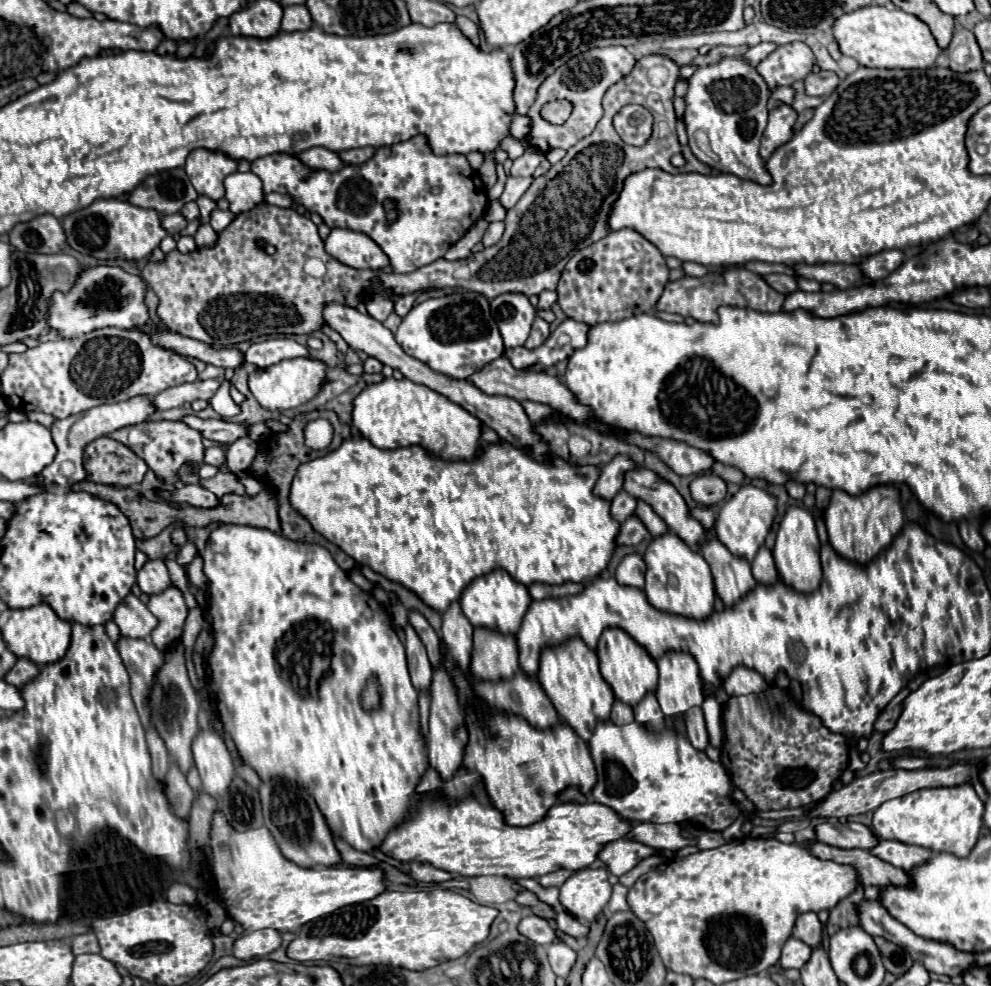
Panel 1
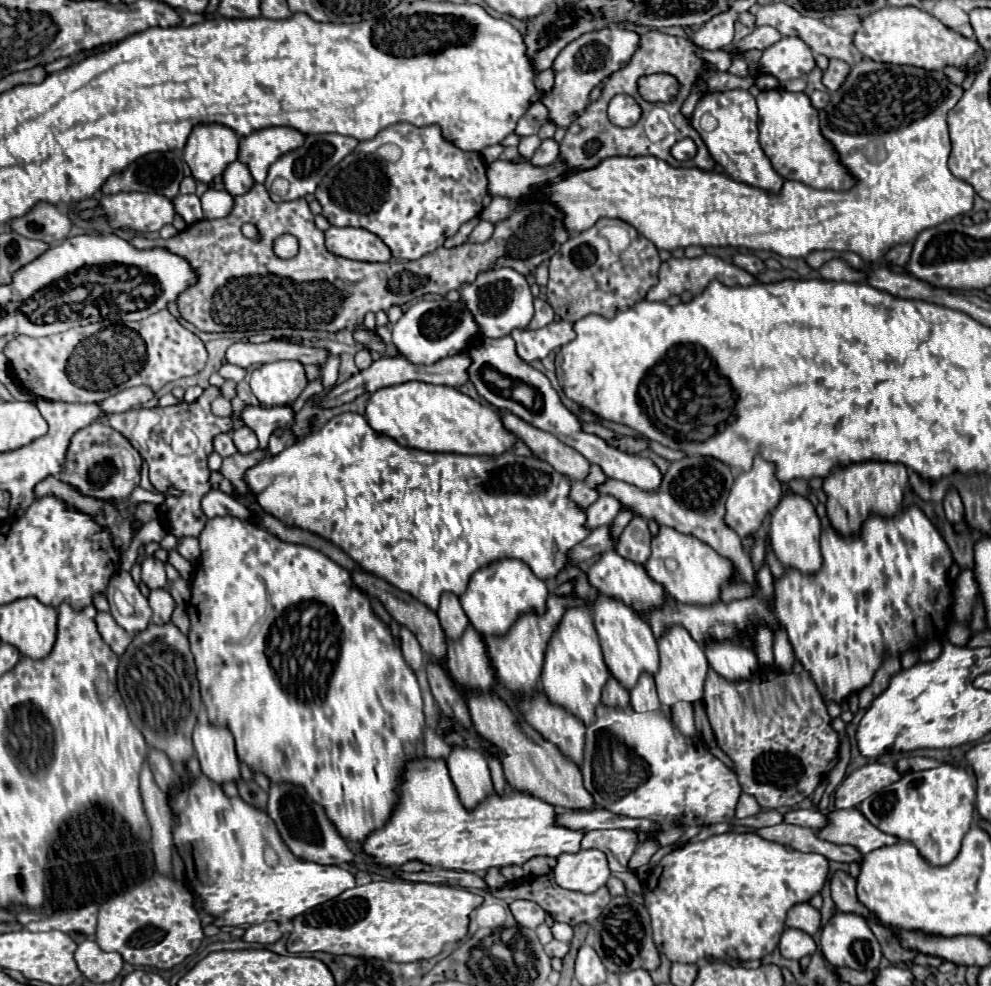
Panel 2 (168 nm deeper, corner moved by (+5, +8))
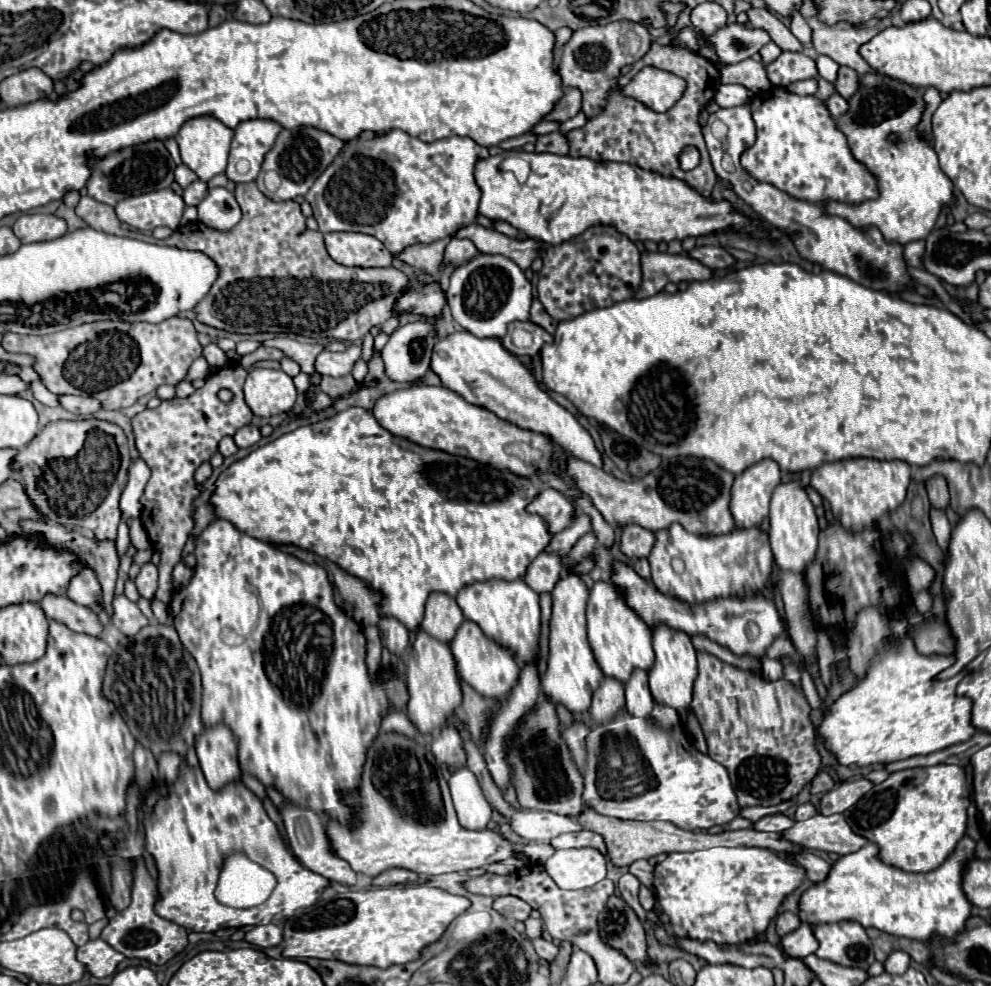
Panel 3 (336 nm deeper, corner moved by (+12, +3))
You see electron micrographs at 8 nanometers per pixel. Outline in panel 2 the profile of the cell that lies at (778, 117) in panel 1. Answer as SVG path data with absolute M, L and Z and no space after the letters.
M783 89L761 91L759 107L759 143L771 159L773 169L791 181L801 181L815 189L847 191L855 185L855 177L841 163L833 145L823 137L819 127L819 111L811 105L805 93L789 93Z

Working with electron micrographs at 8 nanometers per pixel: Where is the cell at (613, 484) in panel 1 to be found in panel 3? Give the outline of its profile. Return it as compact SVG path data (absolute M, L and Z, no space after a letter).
M544 488L540 492L540 496L528 506L528 512L540 514L548 522L550 532L556 534L556 532L560 532L572 524L576 506L562 492L554 490L554 488Z

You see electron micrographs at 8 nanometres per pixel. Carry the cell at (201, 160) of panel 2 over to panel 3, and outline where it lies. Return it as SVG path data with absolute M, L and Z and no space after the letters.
M198 116L198 118L184 122L184 126L180 128L180 132L176 134L174 140L180 146L182 162L198 176L198 180L208 182L212 176L222 174L226 170L232 136L234 136L234 132L228 126L224 126L220 120L216 120L212 116Z

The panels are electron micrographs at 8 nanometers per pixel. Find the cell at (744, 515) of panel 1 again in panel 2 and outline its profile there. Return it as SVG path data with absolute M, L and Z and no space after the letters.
M761 457L755 459L755 465L751 471L741 473L727 497L727 515L725 521L731 529L735 529L739 533L739 537L747 537L751 533L755 533L763 519L767 517L767 513L781 501L781 481L775 475L775 463L765 461Z

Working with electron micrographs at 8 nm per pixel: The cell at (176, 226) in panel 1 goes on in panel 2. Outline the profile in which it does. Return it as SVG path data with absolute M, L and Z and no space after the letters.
M177 195L173 199L173 203L175 203L175 211L187 221L187 225L203 219L201 201L197 195Z

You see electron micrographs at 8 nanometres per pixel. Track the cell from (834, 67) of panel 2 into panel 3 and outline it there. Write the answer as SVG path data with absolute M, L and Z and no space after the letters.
M840 66L834 88L842 98L850 98L858 90L858 74L848 66Z

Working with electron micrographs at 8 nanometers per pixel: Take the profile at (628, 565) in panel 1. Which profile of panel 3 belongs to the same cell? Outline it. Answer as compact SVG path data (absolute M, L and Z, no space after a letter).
M628 524L624 526L622 530L622 536L620 536L620 550L636 560L636 558L646 558L650 554L654 546L654 532L642 528L642 526L636 526L636 524Z

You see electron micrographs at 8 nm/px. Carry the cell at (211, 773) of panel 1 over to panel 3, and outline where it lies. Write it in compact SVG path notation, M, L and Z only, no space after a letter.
M224 724L204 728L196 738L196 756L204 778L212 790L222 788L228 782L240 778L240 766L236 760L236 740Z

